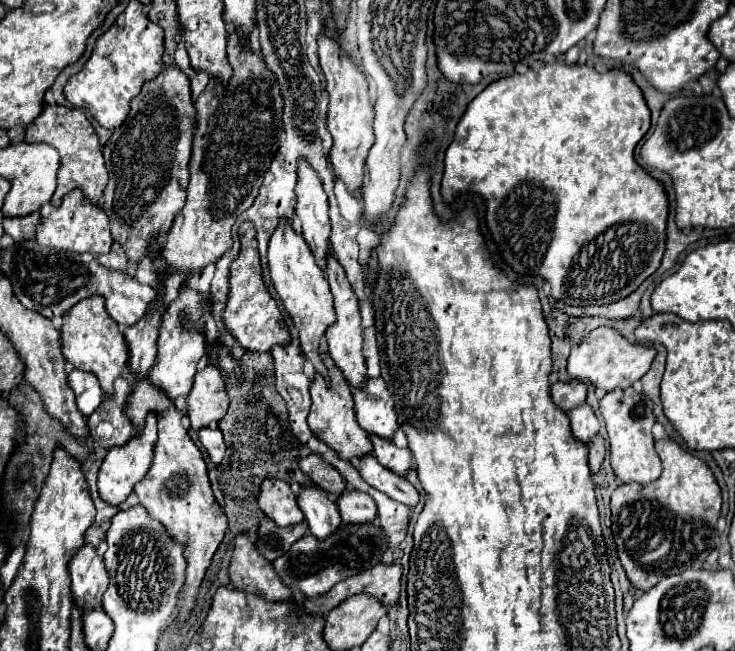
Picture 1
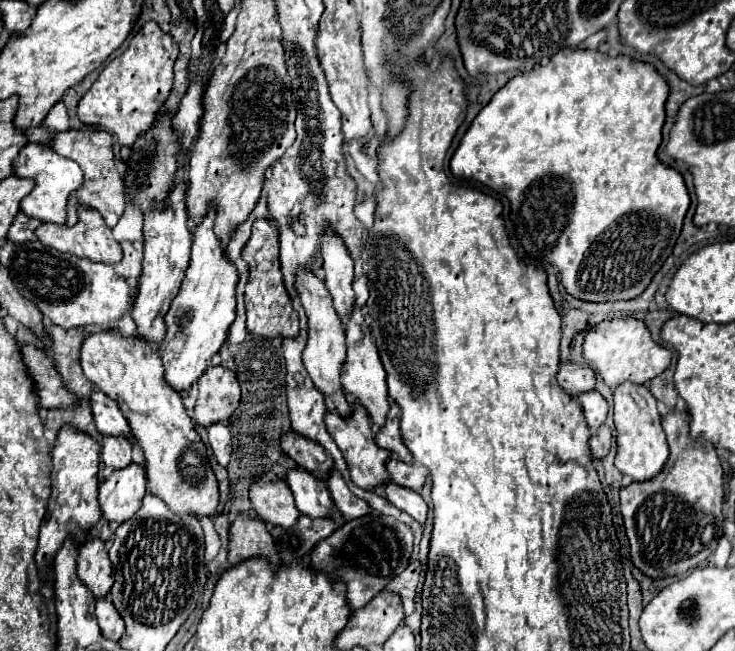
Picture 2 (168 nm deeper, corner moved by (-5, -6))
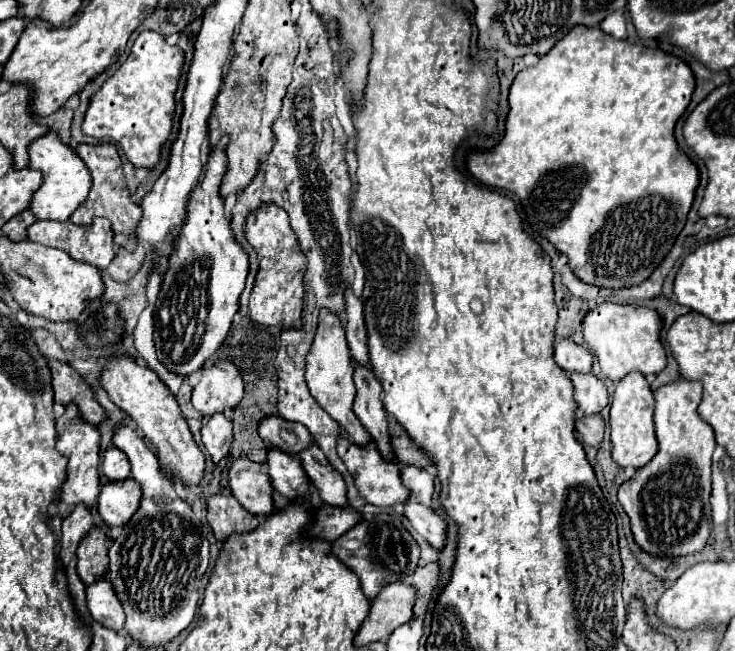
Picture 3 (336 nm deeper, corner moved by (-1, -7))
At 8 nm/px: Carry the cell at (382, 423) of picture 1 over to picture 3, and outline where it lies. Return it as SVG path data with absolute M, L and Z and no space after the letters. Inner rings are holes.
M389 419L389 433L391 433L391 447L395 447L395 459L401 465L413 465L413 467L423 467L431 469L431 459L423 455L413 441L407 437L407 433L399 427L395 419Z

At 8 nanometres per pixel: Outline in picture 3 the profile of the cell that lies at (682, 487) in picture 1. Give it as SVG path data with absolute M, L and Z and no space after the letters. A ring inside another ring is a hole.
M677 379L671 385L659 387L655 393L655 435L659 451L653 461L639 469L629 481L619 487L619 503L631 521L631 533L635 543L655 557L689 557L699 553L711 535L711 455L717 447L713 429L697 415L701 403L701 383Z

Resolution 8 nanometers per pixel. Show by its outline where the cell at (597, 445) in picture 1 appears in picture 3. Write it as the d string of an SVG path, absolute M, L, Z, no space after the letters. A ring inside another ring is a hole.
M591 415L591 417L579 417L577 419L577 431L579 431L585 445L599 447L601 441L603 441L603 429L605 429L605 423L603 423L601 415Z

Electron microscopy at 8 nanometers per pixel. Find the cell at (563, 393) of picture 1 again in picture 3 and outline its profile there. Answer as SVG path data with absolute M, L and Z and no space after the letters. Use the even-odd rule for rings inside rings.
M559 339L555 343L555 361L569 375L571 373L591 373L593 357L585 347L575 345L571 339Z

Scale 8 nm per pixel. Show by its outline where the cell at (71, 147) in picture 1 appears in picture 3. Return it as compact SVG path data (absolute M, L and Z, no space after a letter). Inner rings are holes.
M81 143L81 145L73 147L73 151L83 159L87 169L91 171L93 185L91 185L91 191L89 191L87 199L79 205L79 209L75 209L75 213L69 219L75 225L89 225L93 217L107 217L111 221L111 229L115 233L115 243L133 251L135 245L137 245L135 227L141 219L141 207L131 203L131 199L129 199L129 189L125 185L125 177L123 177L123 169L121 169L121 159L117 155L117 147L113 143L99 143L99 145Z

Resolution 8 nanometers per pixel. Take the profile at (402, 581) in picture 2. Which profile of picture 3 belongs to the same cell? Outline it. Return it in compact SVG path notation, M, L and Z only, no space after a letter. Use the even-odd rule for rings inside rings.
M427 563L425 567L417 567L413 571L411 585L417 587L415 607L413 607L413 617L415 619L423 619L425 609L427 609L427 605L431 603L431 599L435 595L437 579L439 579L439 567L437 567L437 563Z

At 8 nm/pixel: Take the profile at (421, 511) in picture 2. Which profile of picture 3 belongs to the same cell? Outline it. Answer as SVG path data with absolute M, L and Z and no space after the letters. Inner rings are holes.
M409 497L409 501L405 503L403 515L409 519L409 523L413 525L413 529L419 535L423 535L435 549L443 547L443 543L445 543L445 527L447 525L429 507L423 507L413 497Z

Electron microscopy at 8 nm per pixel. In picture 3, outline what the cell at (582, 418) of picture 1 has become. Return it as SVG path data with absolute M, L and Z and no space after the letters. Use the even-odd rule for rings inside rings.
M573 373L571 375L573 387L575 387L575 401L579 405L579 415L597 415L607 405L607 389L601 379L597 379L593 373Z

